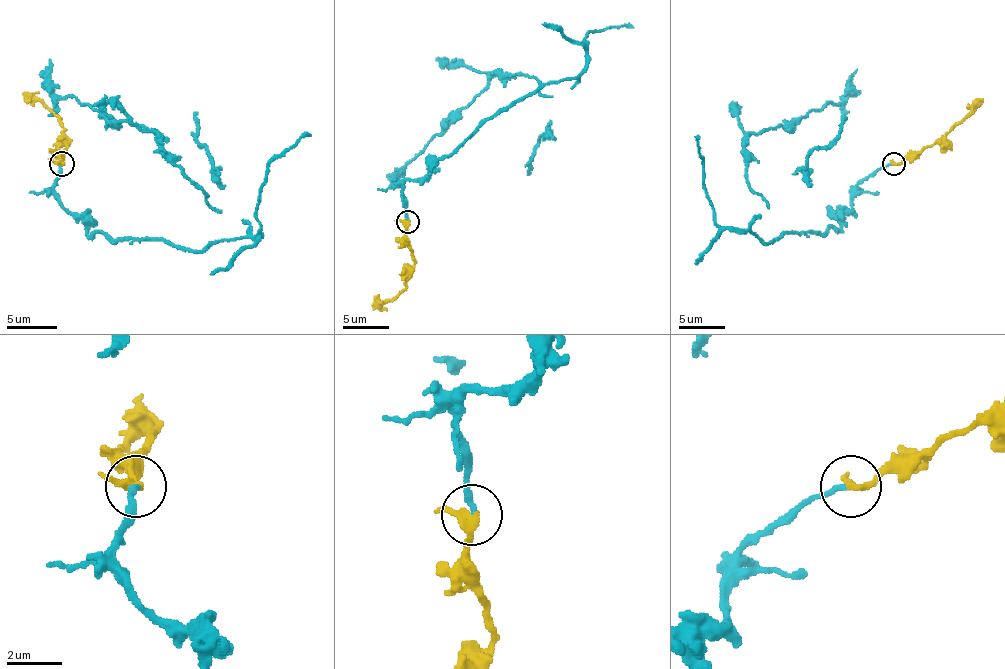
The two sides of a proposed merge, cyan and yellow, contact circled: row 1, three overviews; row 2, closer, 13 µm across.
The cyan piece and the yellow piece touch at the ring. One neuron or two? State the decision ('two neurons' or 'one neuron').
one neuron

